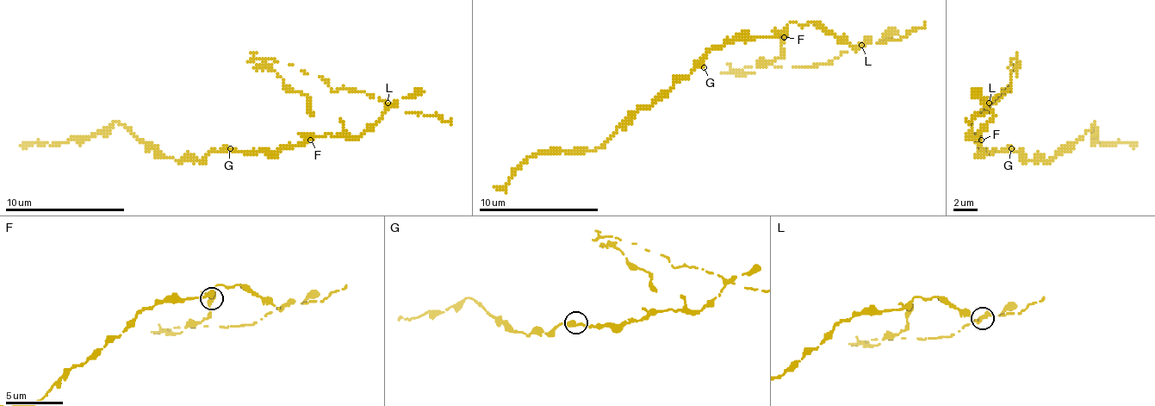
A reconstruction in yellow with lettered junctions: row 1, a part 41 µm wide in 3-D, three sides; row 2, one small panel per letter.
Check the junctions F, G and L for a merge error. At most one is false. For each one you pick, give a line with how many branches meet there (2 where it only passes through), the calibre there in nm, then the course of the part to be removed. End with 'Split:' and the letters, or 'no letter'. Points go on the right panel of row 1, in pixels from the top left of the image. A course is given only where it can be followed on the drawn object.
L: 2 | 320 nm | (990, 103), (1008, 89), (1011, 91), (1011, 65), (1017, 59), (1017, 77), (1005, 91), (975, 115)
Split: L

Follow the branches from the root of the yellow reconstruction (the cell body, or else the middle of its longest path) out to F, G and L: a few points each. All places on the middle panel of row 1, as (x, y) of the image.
F: (721, 49), (736, 40), (778, 37), (781, 34), (784, 37)
G: (721, 49), (710, 49), (704, 67)
L: (721, 49), (736, 40), (775, 37), (790, 22), (799, 25), (820, 22), (856, 49), (859, 43), (862, 46)

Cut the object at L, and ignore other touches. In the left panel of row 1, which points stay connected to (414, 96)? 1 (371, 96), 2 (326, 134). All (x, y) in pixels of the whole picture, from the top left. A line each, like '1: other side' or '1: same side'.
1: other side
2: same side

